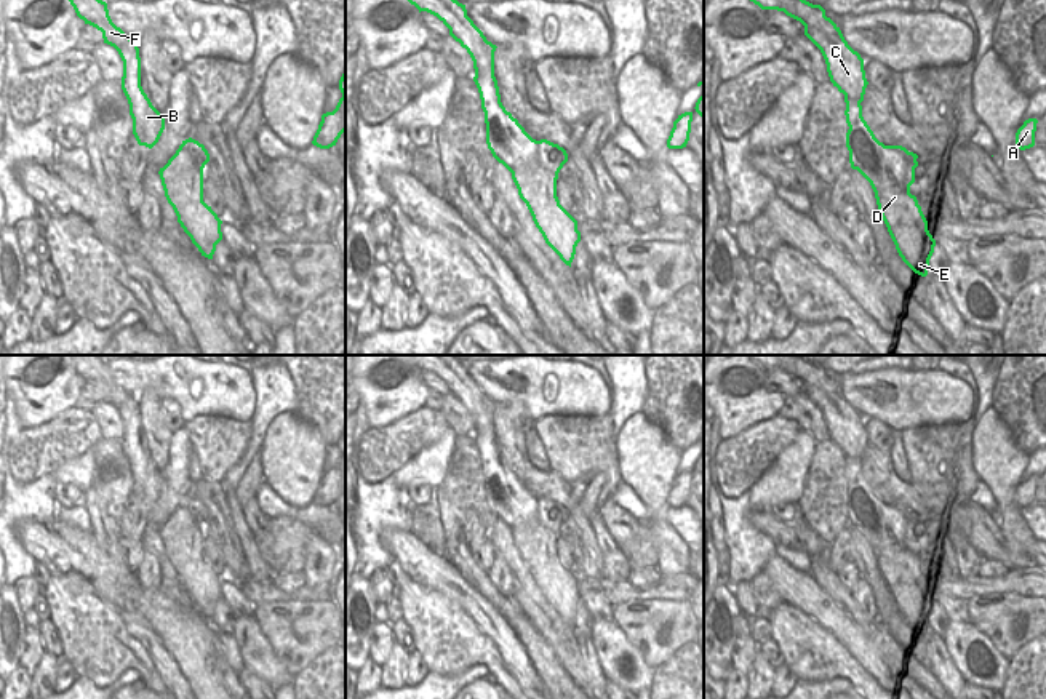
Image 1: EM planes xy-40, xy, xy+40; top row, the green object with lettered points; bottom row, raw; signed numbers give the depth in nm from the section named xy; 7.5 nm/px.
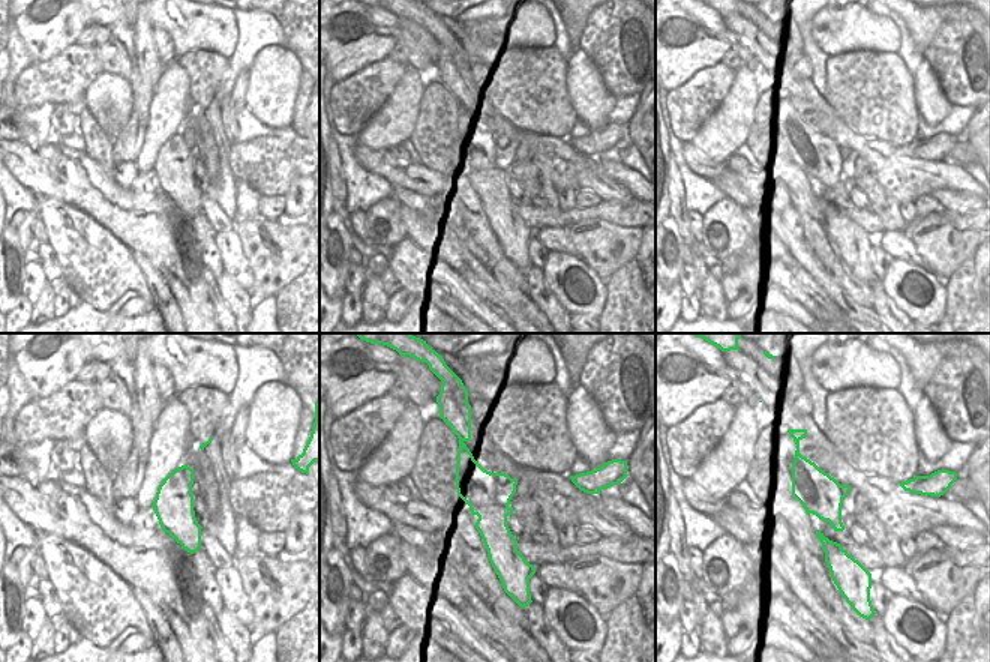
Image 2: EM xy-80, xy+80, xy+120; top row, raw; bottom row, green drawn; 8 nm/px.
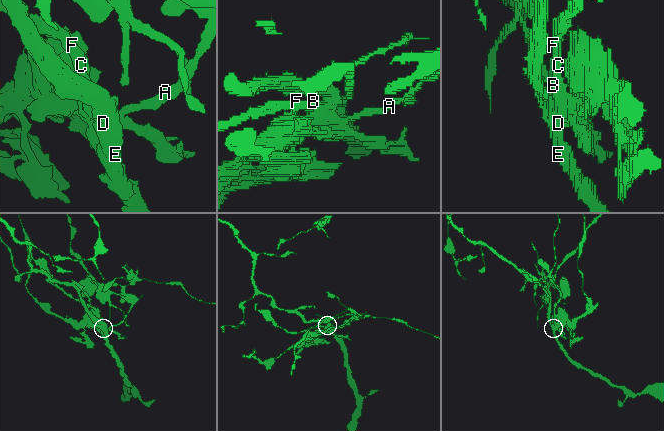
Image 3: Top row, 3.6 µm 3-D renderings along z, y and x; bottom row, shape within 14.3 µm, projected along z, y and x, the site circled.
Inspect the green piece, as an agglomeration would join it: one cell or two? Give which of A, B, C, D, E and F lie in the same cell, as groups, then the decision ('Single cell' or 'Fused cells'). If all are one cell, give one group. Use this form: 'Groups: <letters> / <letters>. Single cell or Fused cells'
Groups: A B D E / C F. Fused cells.

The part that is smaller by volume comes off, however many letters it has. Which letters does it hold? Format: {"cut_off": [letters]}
{"cut_off": ["C", "F"]}

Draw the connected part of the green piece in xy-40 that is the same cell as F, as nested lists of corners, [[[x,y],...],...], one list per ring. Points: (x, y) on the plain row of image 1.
[[[67,355],[77,374],[102,390],[104,401],[114,405],[123,419],[122,448],[128,462],[136,459],[141,445],[141,416],[138,403],[117,385],[107,368],[107,361],[98,355]]]

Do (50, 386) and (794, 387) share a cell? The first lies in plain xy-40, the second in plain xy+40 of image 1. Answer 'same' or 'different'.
different

